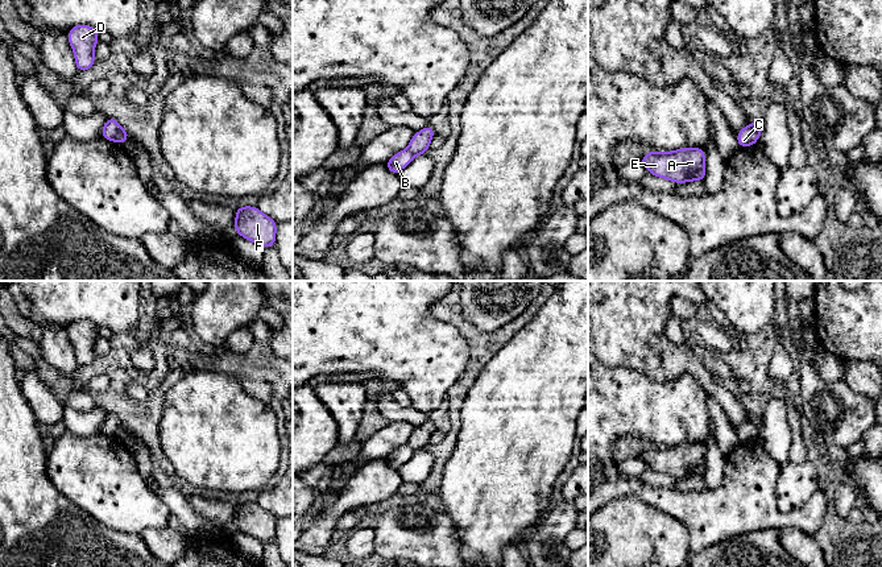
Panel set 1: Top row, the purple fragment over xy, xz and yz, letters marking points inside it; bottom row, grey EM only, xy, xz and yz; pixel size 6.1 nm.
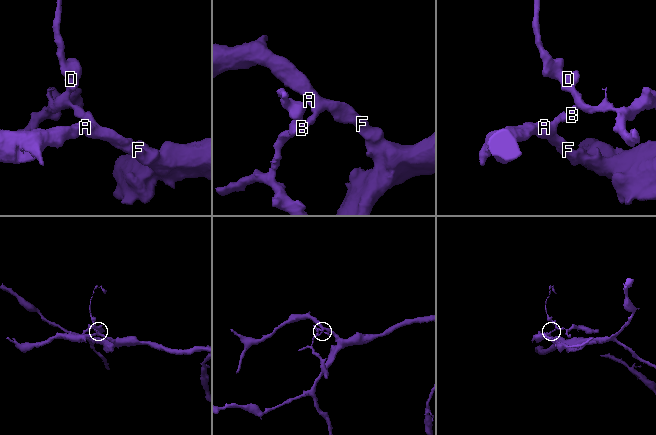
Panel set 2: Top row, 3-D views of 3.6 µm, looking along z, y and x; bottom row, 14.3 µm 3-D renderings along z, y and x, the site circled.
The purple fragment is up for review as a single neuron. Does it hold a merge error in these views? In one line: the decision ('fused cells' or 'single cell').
fused cells

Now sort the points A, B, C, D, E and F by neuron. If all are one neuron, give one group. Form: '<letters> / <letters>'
A C E F / B D

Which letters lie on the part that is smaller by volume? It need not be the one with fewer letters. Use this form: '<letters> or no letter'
B, D

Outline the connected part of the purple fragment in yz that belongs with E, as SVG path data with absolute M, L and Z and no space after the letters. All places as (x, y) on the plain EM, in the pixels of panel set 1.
M682 443L674 447L653 447L639 458L651 471L676 479L705 475L705 447L701 443Z

